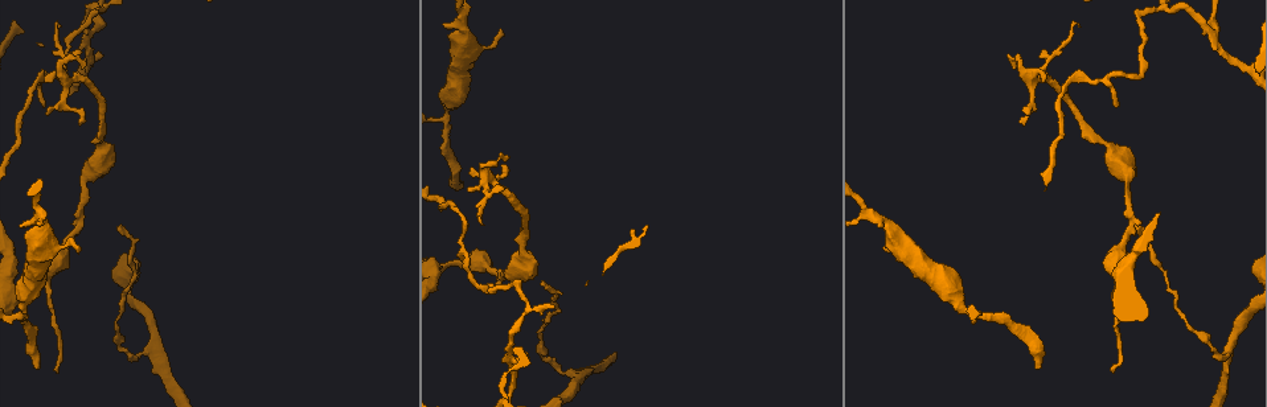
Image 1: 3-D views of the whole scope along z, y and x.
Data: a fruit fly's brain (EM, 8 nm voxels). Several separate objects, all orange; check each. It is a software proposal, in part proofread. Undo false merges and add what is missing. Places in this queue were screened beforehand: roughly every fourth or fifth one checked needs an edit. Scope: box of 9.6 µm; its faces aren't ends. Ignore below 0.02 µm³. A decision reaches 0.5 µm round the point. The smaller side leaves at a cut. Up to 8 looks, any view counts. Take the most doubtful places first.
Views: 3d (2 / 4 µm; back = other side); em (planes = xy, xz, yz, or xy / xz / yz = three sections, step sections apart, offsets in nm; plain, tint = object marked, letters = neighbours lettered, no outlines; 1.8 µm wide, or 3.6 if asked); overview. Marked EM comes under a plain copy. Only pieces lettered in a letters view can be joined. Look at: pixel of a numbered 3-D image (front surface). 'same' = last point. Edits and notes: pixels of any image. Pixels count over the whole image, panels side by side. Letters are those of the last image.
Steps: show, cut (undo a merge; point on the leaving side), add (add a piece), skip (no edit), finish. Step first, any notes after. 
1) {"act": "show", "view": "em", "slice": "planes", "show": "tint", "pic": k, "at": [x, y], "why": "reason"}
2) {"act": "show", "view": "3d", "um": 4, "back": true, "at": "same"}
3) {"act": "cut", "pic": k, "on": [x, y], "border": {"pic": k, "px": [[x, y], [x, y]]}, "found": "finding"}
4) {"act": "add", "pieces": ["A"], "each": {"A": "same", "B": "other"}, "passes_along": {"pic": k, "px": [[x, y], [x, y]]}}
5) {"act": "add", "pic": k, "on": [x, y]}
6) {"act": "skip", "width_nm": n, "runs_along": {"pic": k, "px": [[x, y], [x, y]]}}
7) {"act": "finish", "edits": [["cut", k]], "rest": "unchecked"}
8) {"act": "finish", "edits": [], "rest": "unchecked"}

{"act": "show", "view": "em", "slice": "planes", "show": "letters", "pic": 1, "at": [1036, 368], "why": "an open end"}

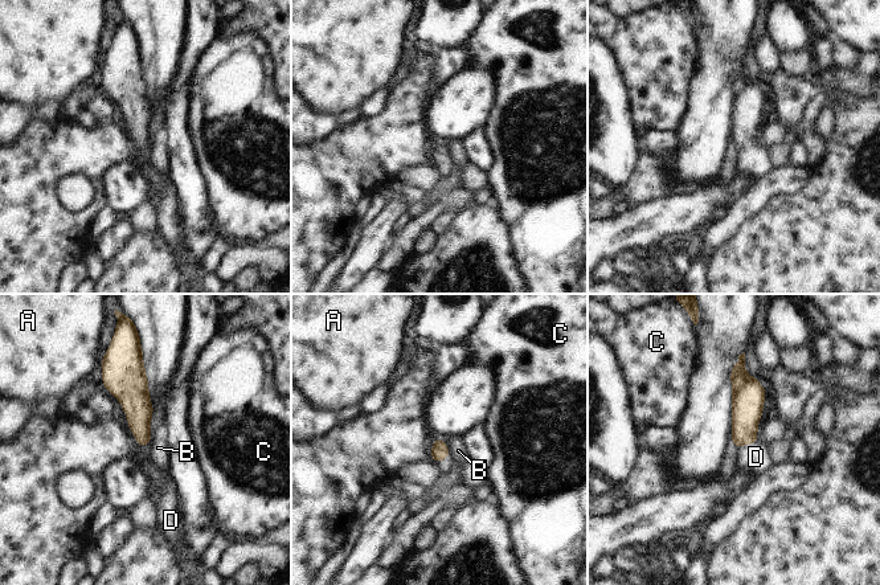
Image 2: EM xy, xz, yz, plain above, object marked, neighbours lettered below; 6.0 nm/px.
{"act": "add", "pieces": ["D"], "each": {"A": "other", "B": "other", "C": "other", "D": "same"}, "passes_along": {"pic": 2, "px": [[747, 403], [745, 444], [756, 457]]}, "found": "it goes on there"}

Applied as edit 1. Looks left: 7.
{"act": "show", "view": "overview", "why": "redraw"}

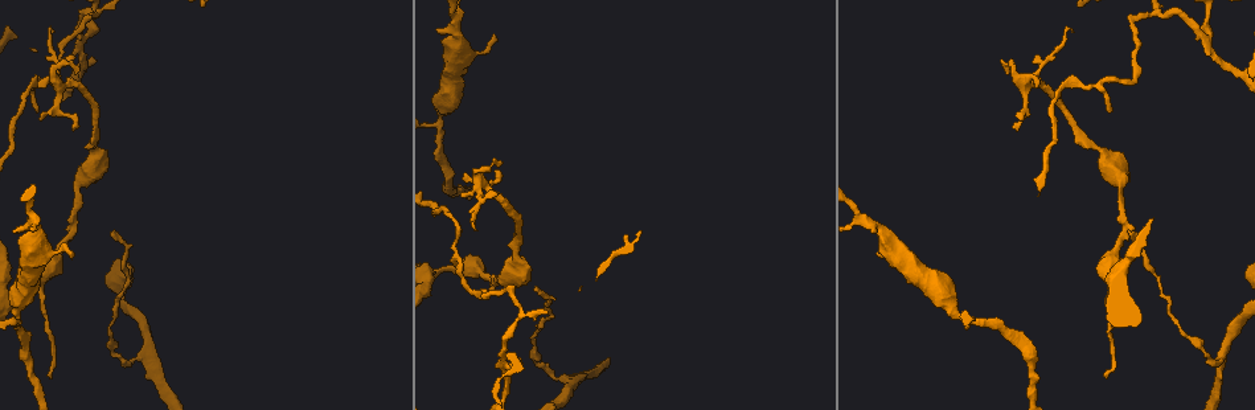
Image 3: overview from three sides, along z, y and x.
{"act": "show", "view": "3d", "um": 4, "pic": 3, "at": [87, 38], "why": "sharp bend"}

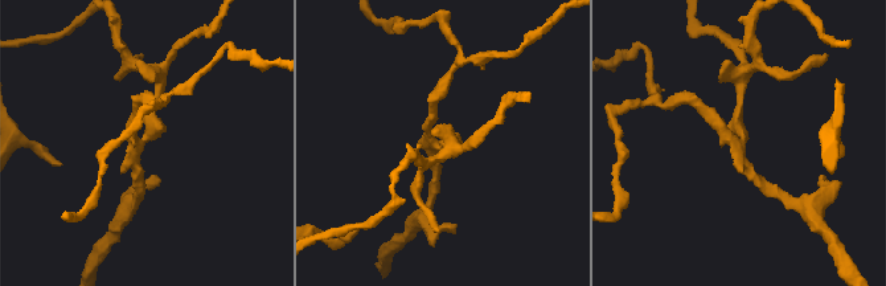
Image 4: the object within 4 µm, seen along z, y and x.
{"act": "show", "view": "em", "slice": "planes", "show": "letters", "pic": 4, "at": [143, 143], "arms": 3}

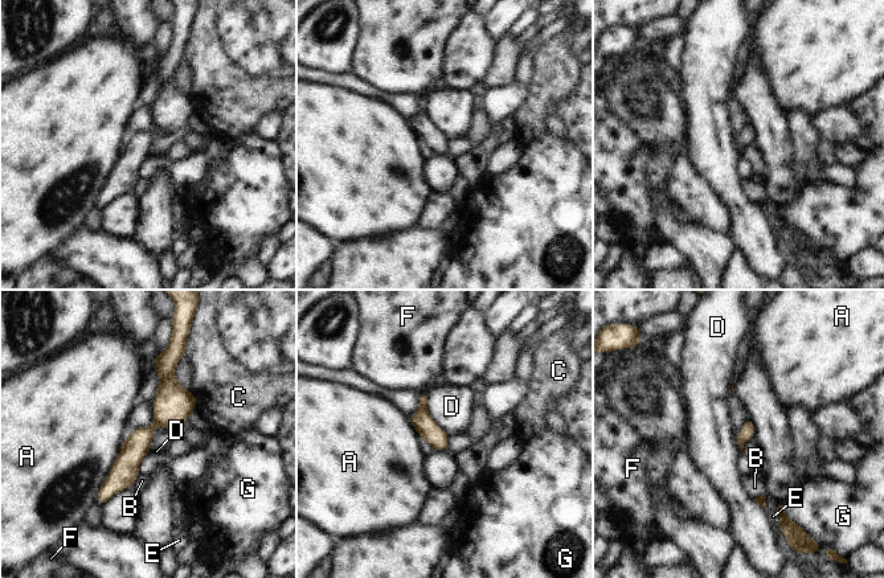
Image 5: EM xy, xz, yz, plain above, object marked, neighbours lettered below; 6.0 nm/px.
{"act": "skip", "longest_contact_nm": ["A", 440], "each": {"A": "other", "B": "other", "C": "other", "D": "other", "E": "other", "F": "other", "G": "other"}, "border": {"pic": 5, "px": [[426, 392], [429, 415], [449, 435]]}, "found": "continuous, no second neuron"}

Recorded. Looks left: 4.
{"act": "show", "view": "em", "slice": "planes", "show": "letters", "pic": 3, "at": [20, 321], "why": "abrupt turn"}

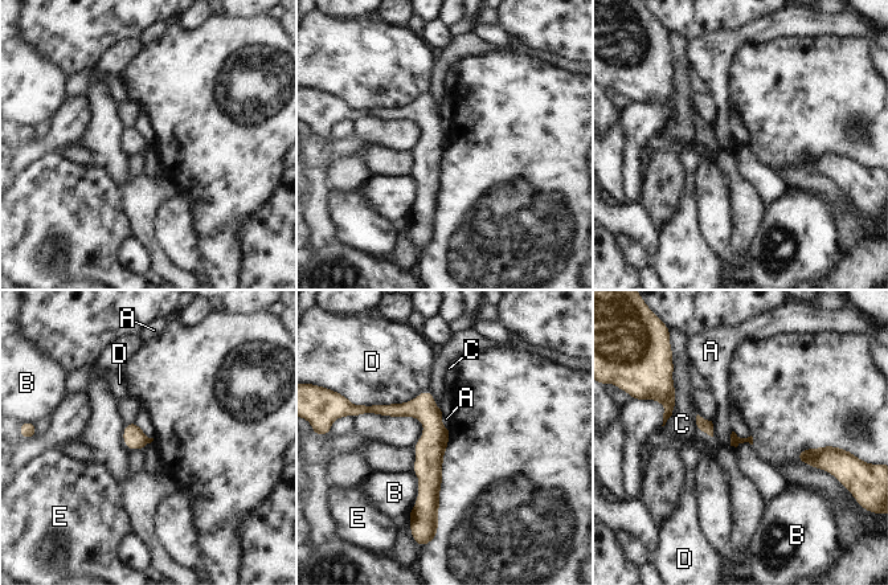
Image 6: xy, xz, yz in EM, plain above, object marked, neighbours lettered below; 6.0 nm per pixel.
{"act": "skip", "each": {"A": "other", "B": "other", "C": "other", "D": "other", "E": "other"}, "found": "all the same neuron"}

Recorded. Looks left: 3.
{"act": "finish", "edits": [["add", 2]], "rest": "unchecked"}

